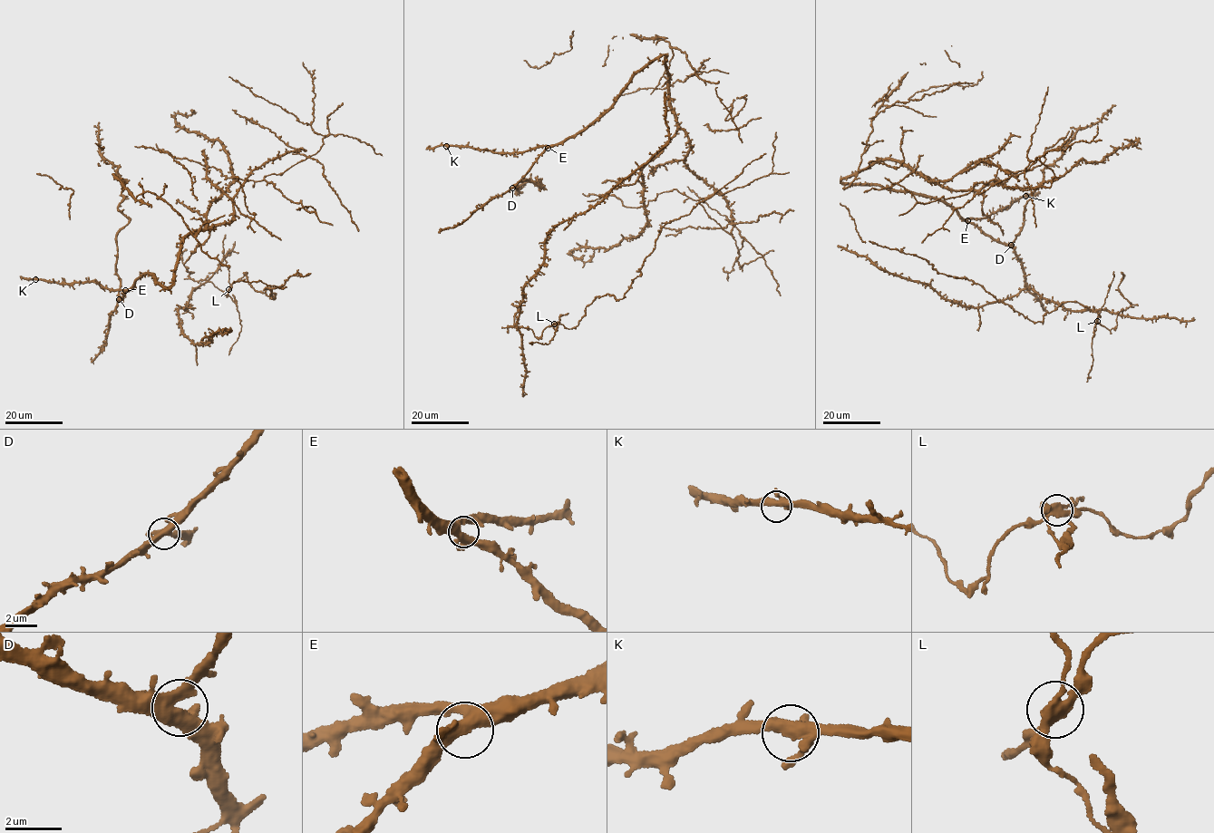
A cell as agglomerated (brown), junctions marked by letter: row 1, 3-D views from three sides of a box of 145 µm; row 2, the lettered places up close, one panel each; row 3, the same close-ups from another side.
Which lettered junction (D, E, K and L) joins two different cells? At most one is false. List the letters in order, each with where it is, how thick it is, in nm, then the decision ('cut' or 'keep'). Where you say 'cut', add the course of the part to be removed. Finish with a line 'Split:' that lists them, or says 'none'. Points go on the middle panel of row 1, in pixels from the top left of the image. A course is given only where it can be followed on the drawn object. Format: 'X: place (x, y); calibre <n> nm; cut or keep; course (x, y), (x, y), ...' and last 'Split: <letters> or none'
D: place (512, 188); calibre 400 nm; keep
E: place (548, 148); calibre 420 nm; keep
K: place (446, 146); calibre 400 nm; keep
L: place (554, 324); calibre 360 nm; cut; course (554, 324), (552, 324), (556, 331), (549, 343), (529, 343)
Split: L

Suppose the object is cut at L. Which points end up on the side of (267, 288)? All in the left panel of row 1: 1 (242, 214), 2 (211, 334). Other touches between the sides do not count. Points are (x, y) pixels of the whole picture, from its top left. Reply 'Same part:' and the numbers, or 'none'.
Same part: 1, 2

